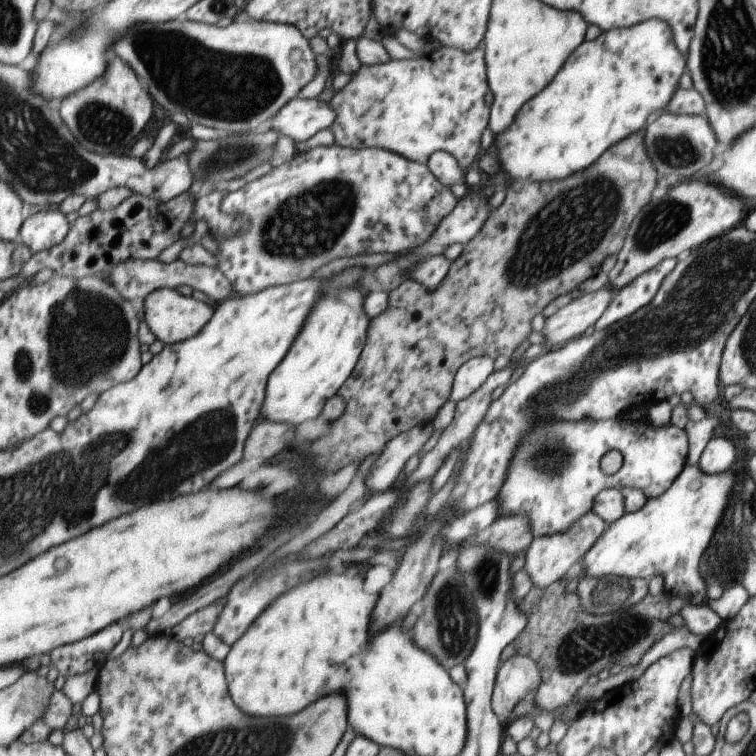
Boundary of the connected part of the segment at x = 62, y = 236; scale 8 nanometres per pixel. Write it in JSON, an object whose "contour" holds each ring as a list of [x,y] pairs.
{"contour":[[[43,209],[25,221],[21,242],[36,255],[62,245],[70,232],[70,220],[64,212]]]}

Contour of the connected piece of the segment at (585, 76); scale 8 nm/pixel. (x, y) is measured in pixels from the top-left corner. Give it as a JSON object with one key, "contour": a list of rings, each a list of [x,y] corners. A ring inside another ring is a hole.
{"contour":[[[652,18],[646,20],[646,22],[633,25],[632,27],[623,27],[622,29],[611,29],[604,31],[596,40],[592,42],[582,42],[570,57],[566,60],[566,64],[562,66],[562,69],[556,74],[554,78],[543,92],[536,94],[531,100],[528,100],[522,109],[516,114],[512,125],[500,135],[494,136],[495,144],[500,154],[500,168],[506,176],[510,178],[530,178],[530,180],[558,180],[558,178],[566,178],[574,172],[580,172],[580,170],[589,169],[591,165],[602,155],[612,144],[628,138],[630,134],[634,135],[640,130],[644,129],[647,122],[648,116],[656,110],[664,110],[670,106],[671,99],[676,94],[676,88],[678,88],[678,80],[684,72],[684,66],[686,66],[686,58],[682,56],[680,50],[678,50],[677,42],[675,41],[675,34],[673,28],[670,26],[665,19],[658,20],[658,18]]]}

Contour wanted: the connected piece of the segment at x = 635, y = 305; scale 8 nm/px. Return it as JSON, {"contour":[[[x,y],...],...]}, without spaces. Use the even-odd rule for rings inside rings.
{"contour":[[[667,259],[638,276],[631,284],[615,294],[614,301],[596,322],[595,330],[602,331],[650,305],[657,297],[665,278],[677,267],[678,259]]]}

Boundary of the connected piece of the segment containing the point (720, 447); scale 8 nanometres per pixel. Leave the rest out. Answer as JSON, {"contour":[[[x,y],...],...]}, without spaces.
{"contour":[[[722,436],[712,438],[699,459],[700,470],[706,475],[716,475],[730,470],[734,465],[735,447]]]}

